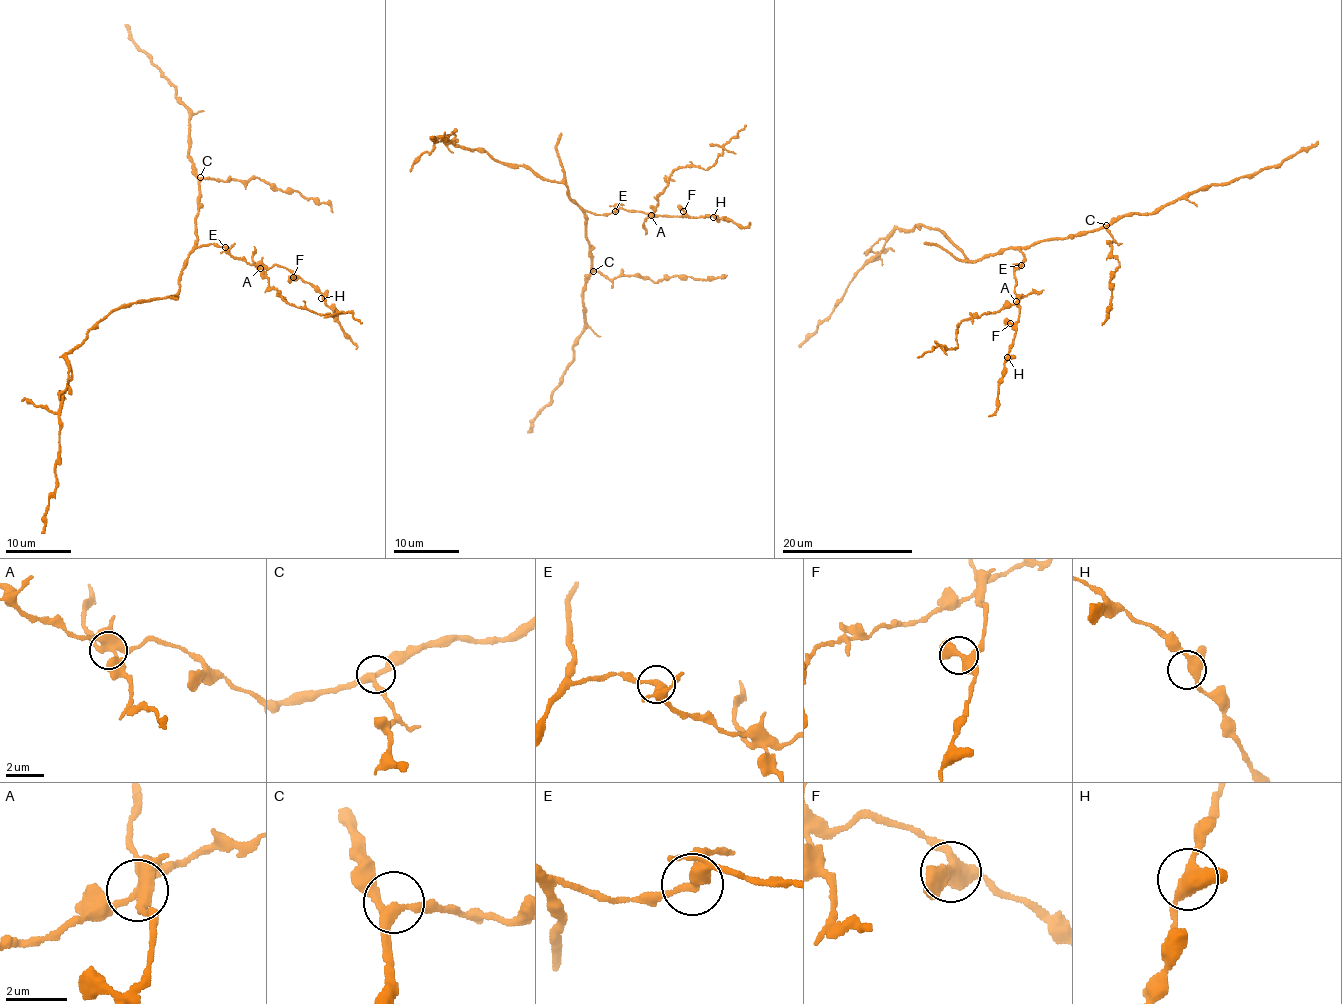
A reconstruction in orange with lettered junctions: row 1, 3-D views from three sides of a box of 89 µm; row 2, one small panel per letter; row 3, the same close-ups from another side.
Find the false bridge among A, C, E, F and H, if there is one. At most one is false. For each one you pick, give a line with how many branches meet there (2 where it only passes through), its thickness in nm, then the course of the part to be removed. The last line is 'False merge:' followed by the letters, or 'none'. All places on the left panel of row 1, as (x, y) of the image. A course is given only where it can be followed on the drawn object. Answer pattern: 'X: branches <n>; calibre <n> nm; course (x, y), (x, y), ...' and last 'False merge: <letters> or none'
A: branches 5; calibre 400 nm; course (260, 268), (268, 288), (277, 290), (283, 299), (332, 316), (338, 310), (349, 311), (361, 324)
False merge: A

